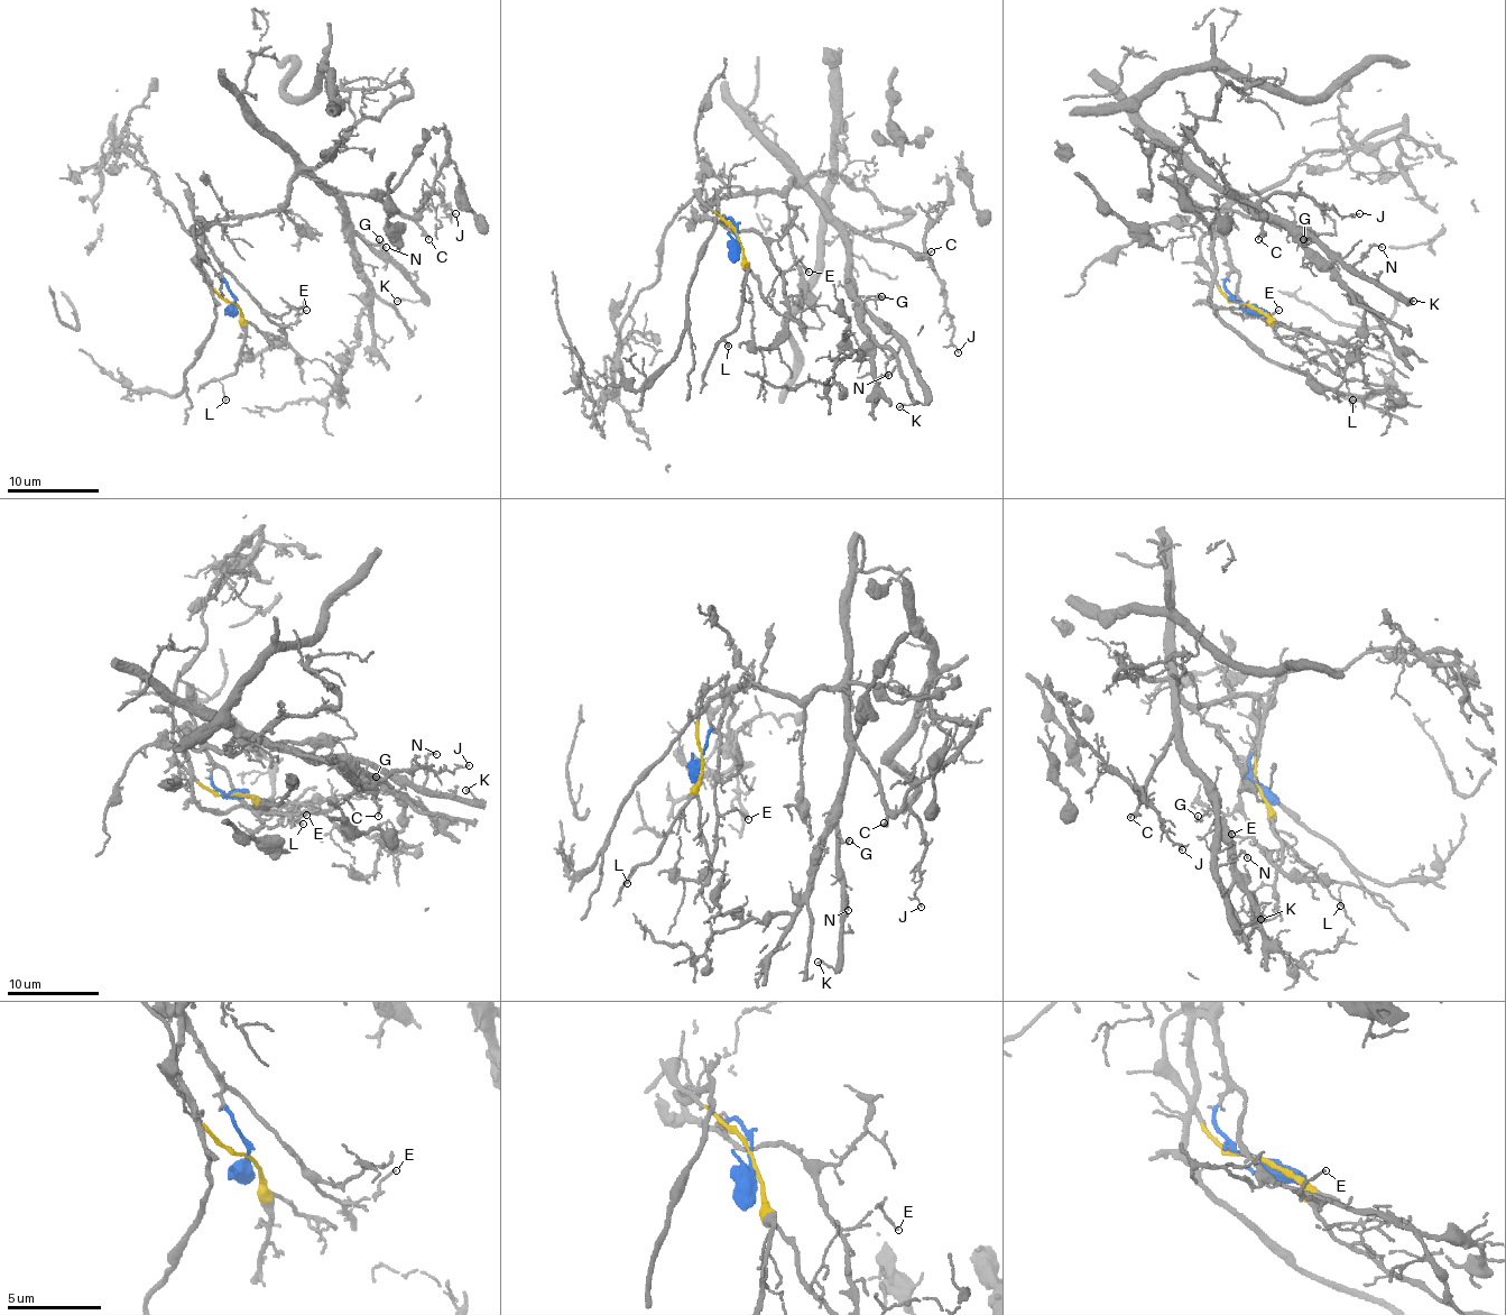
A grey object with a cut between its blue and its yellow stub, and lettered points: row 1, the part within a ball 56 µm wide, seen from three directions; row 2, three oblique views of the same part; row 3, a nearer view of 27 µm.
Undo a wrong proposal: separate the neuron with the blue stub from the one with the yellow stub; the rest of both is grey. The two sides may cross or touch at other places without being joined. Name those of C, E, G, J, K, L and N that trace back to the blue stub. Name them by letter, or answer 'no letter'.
C, E, G, J, K, N

